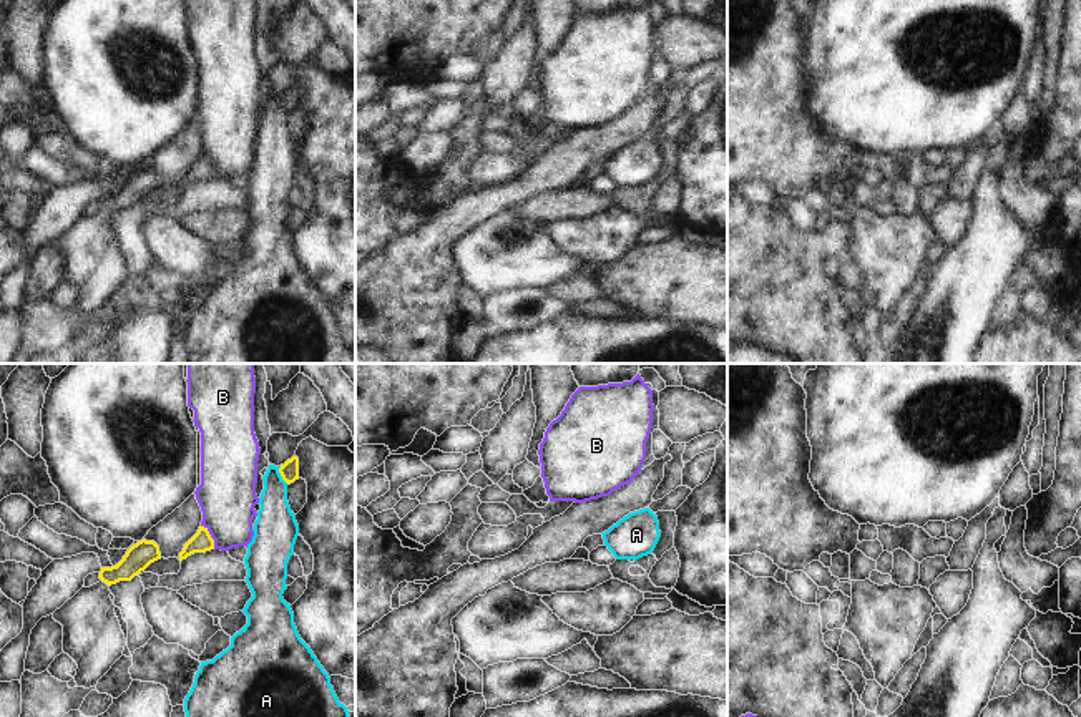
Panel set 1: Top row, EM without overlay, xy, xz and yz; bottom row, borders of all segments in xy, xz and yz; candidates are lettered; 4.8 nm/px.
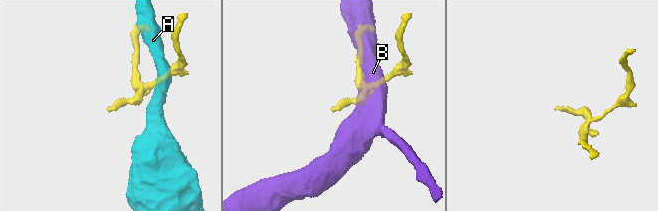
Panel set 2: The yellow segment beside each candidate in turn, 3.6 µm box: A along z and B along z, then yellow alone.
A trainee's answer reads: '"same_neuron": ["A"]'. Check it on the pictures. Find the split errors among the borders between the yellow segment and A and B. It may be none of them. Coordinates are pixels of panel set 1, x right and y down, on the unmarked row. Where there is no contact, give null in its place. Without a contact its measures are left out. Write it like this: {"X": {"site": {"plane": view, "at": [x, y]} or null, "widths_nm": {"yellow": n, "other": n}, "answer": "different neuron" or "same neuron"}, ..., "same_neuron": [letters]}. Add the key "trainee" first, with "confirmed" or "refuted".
{"trainee": "refuted", "A": {"site": {"plane": "xy", "at": [281, 103]}, "widths_nm": {"yellow": 90, "other": 200}, "answer": "different neuron"}, "B": {"site": {"plane": "xy", "at": [210, 165]}, "widths_nm": {"yellow": 100, "other": 280}, "answer": "different neuron"}, "same_neuron": []}

